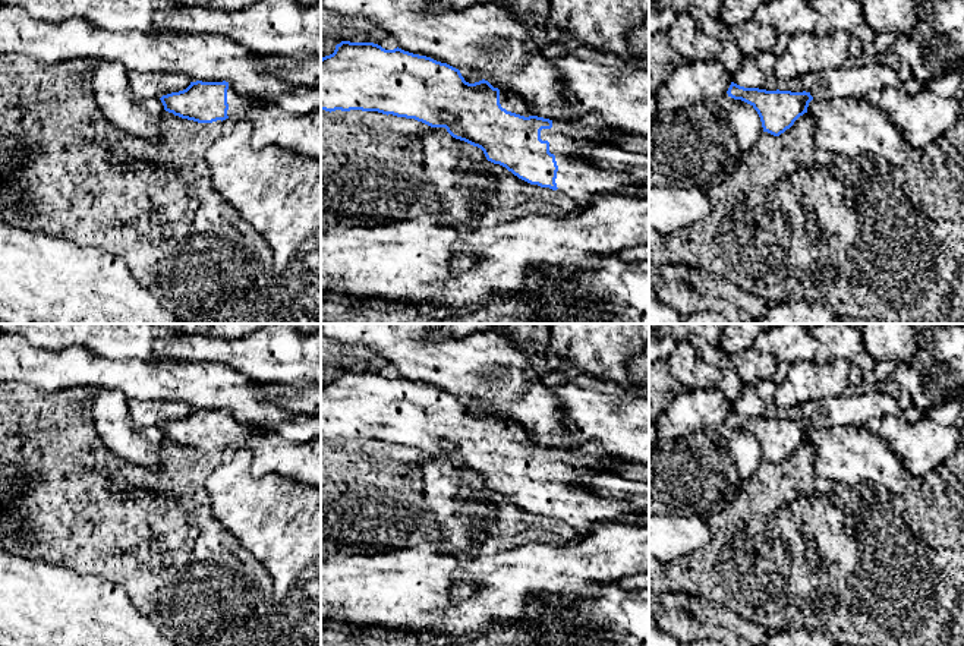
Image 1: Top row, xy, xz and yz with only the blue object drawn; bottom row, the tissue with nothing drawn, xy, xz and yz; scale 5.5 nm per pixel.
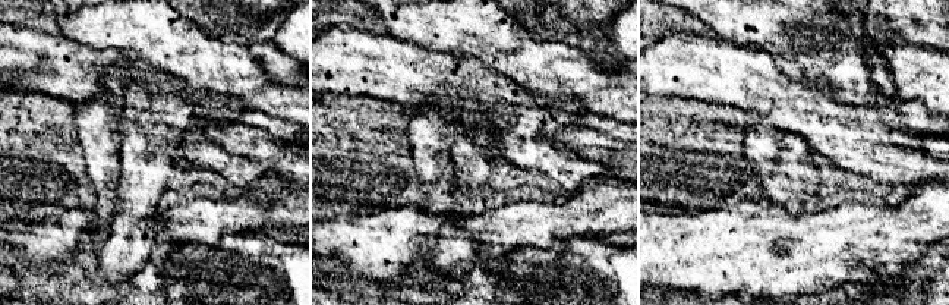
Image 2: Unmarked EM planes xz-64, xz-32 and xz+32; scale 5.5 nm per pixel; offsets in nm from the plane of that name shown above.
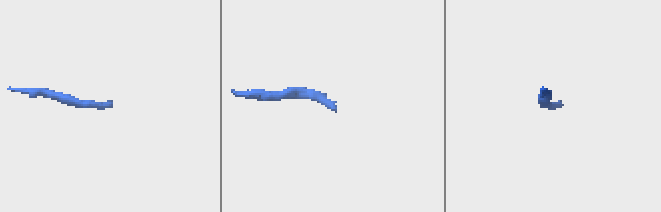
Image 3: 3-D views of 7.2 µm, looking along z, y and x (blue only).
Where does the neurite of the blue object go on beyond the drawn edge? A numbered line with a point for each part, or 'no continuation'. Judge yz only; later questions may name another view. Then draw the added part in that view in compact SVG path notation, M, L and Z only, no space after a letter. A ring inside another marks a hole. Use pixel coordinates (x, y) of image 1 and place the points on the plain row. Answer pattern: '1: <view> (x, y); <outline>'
no continuation

